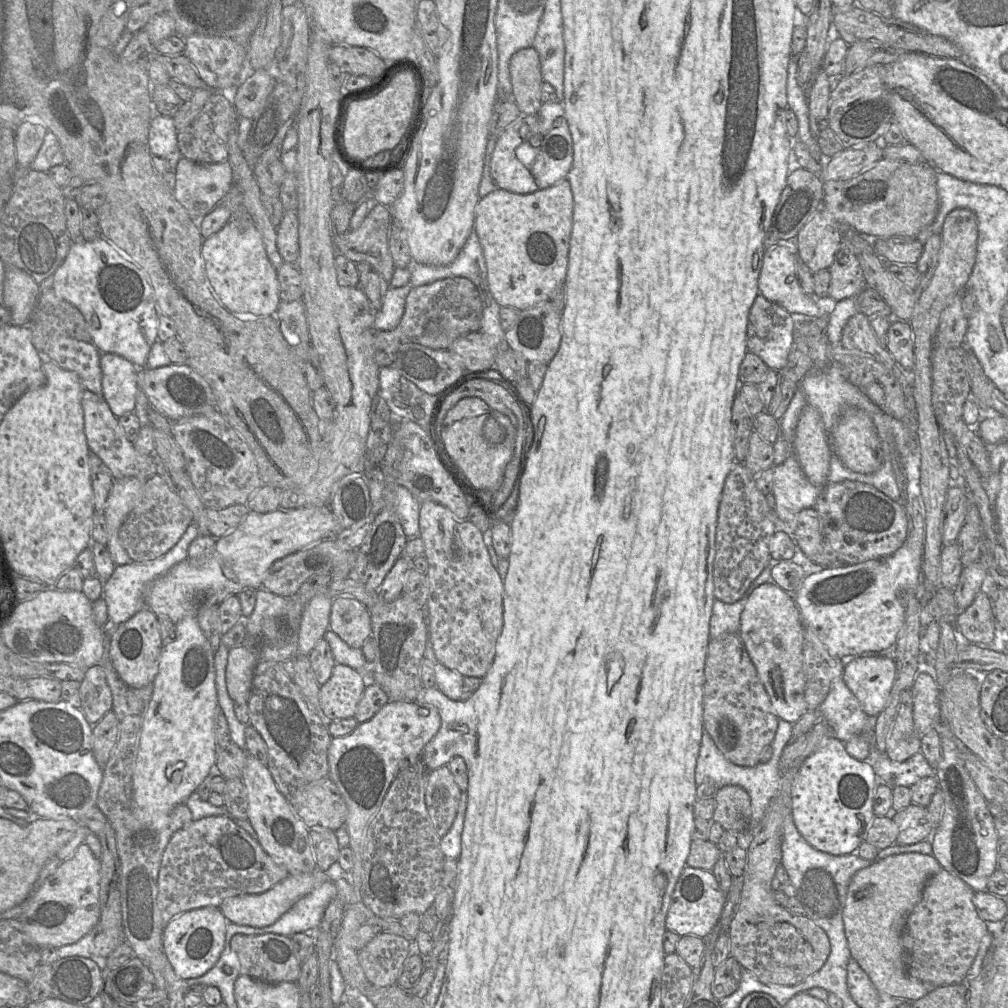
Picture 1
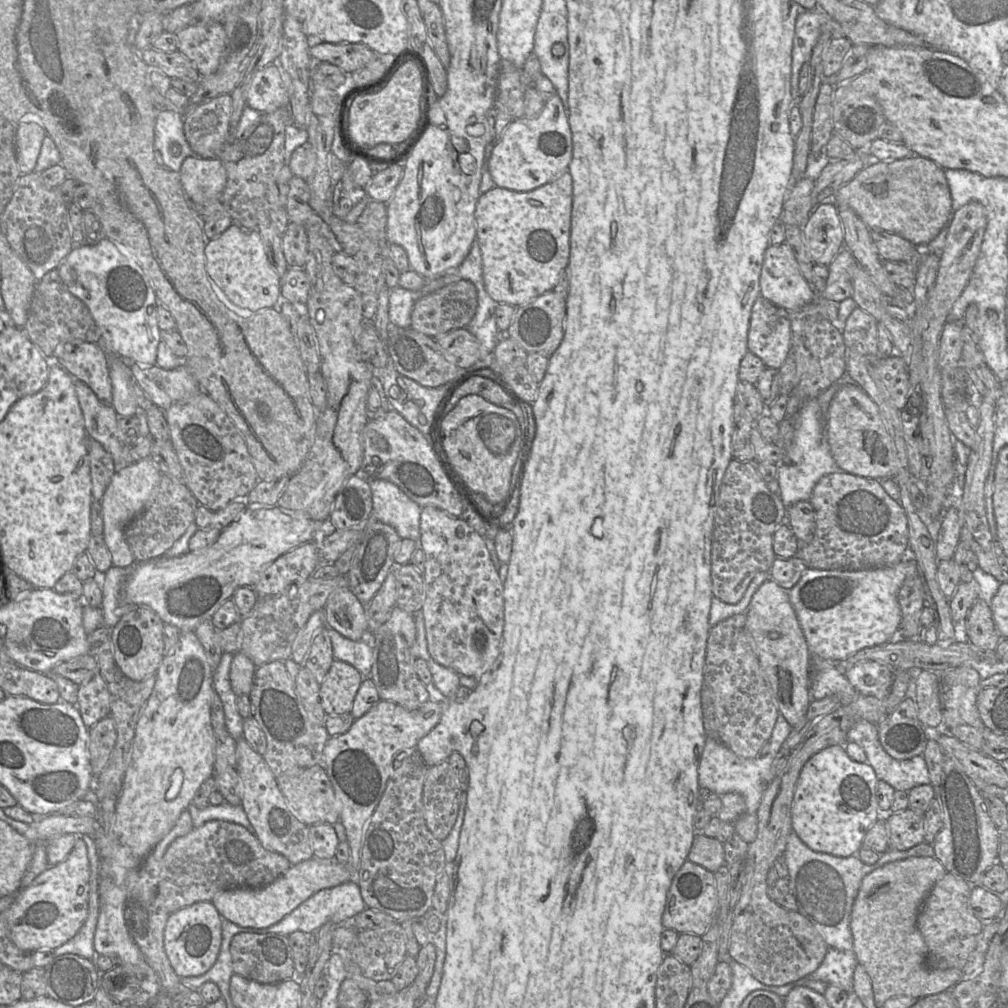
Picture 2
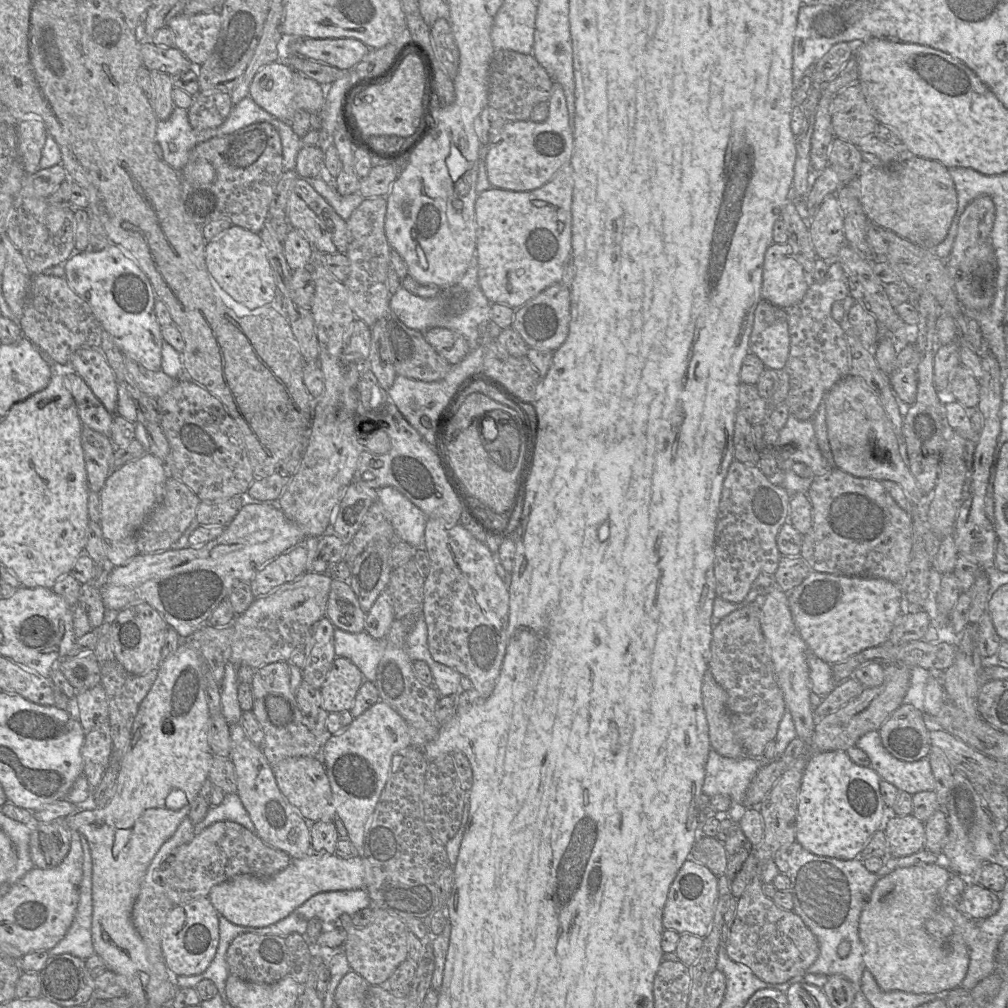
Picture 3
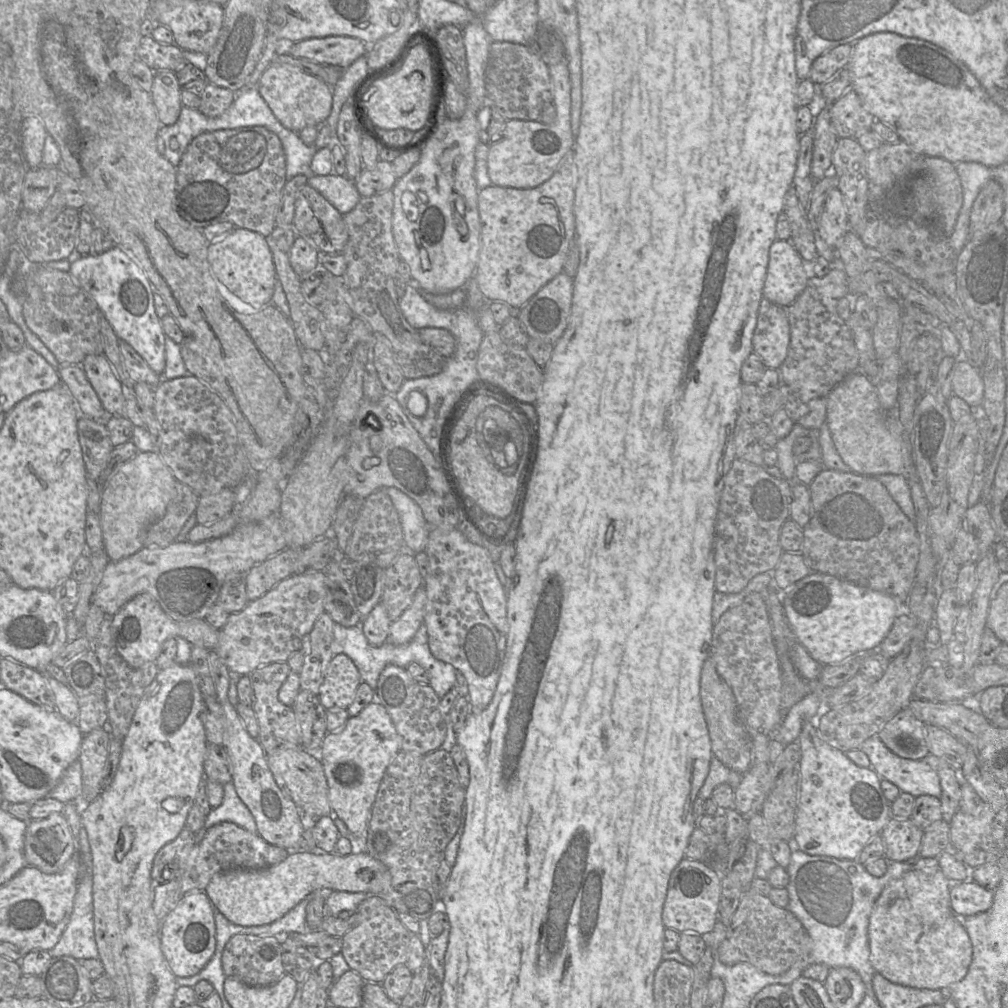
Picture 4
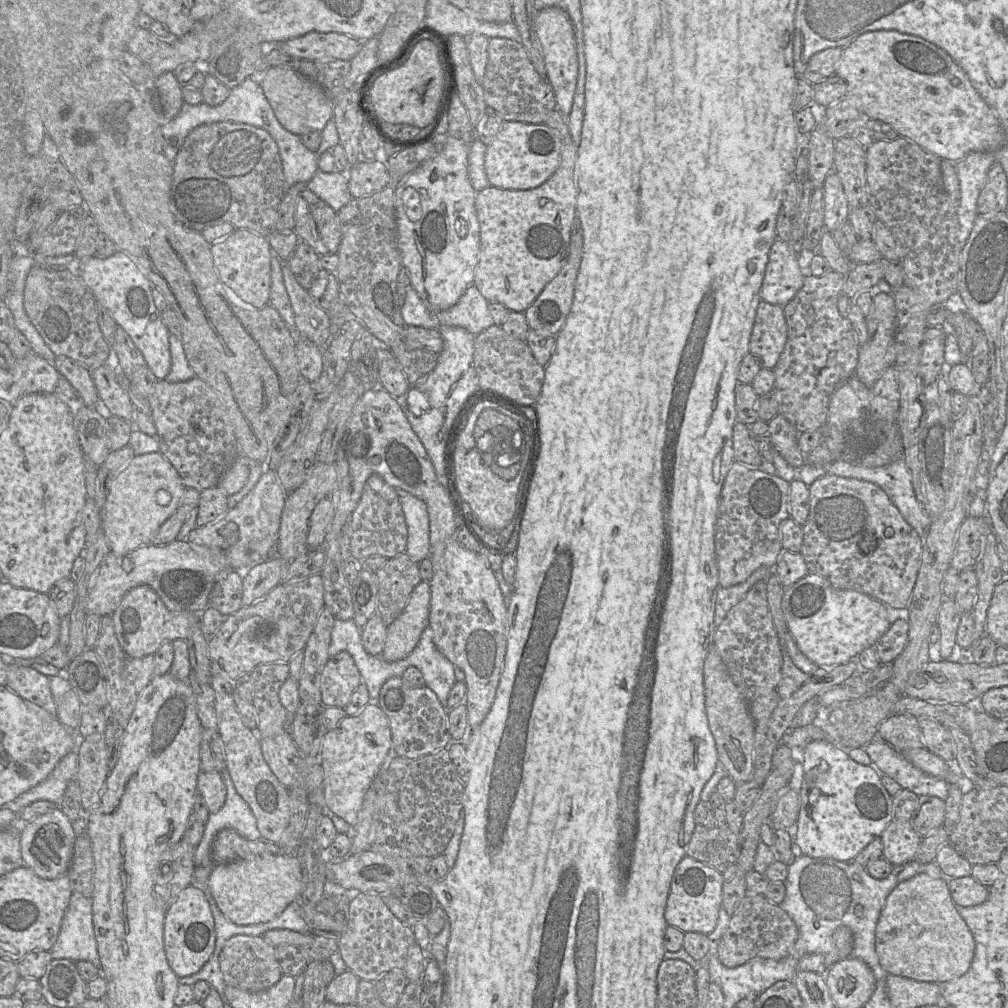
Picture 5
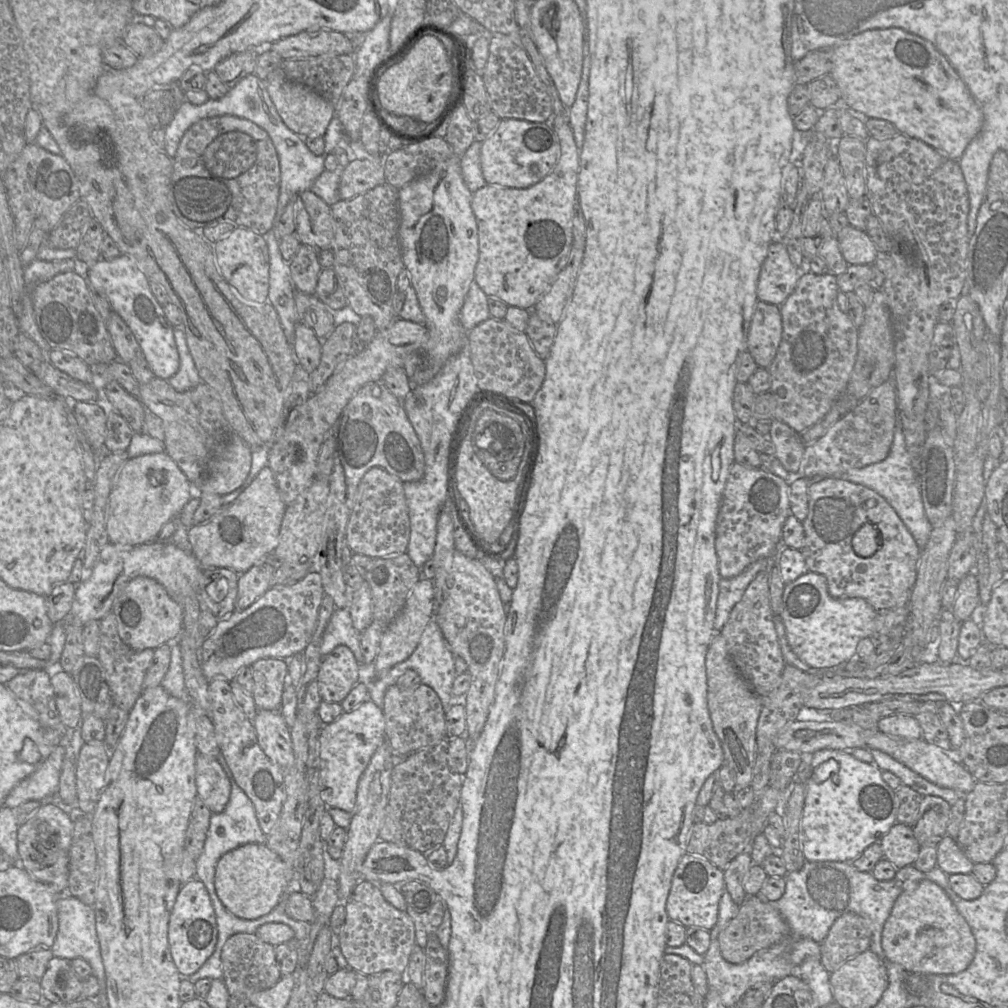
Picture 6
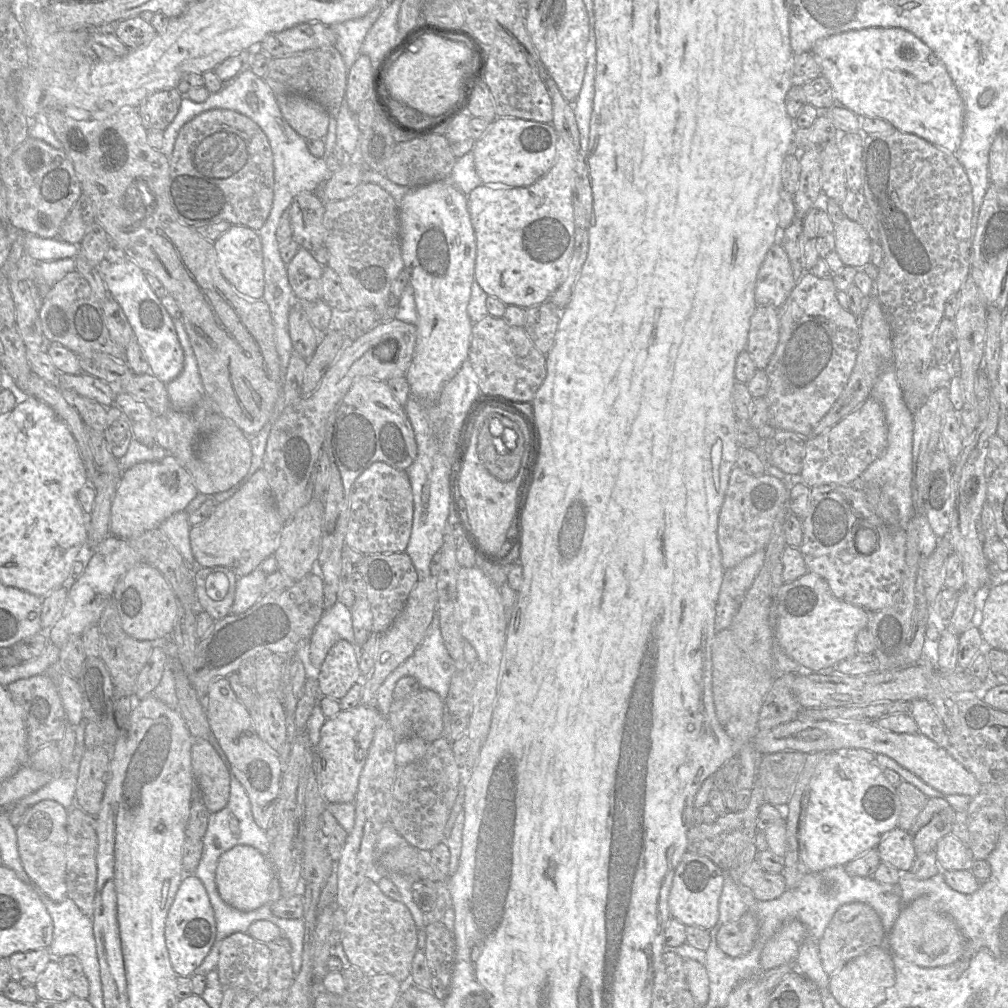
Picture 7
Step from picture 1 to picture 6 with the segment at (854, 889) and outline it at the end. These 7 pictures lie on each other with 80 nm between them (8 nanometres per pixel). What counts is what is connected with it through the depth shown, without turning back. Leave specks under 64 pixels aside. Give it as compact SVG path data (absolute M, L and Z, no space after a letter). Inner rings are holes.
M924 879L919 881L913 888L908 888L904 892L902 892L896 899L891 913L887 918L881 936L881 945L885 956L888 960L901 965L909 974L938 974L938 975L953 975L962 972L965 970L973 960L976 951L976 941L975 937L971 931L966 920L963 916L958 912L953 902L949 898L948 894L935 882Z

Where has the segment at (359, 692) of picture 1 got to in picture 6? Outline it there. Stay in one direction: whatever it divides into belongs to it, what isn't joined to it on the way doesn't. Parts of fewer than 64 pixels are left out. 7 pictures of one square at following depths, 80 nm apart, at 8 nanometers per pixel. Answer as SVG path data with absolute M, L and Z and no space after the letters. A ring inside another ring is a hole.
M338 645L320 665L317 677L321 699L341 703L363 674L353 652L345 645Z

